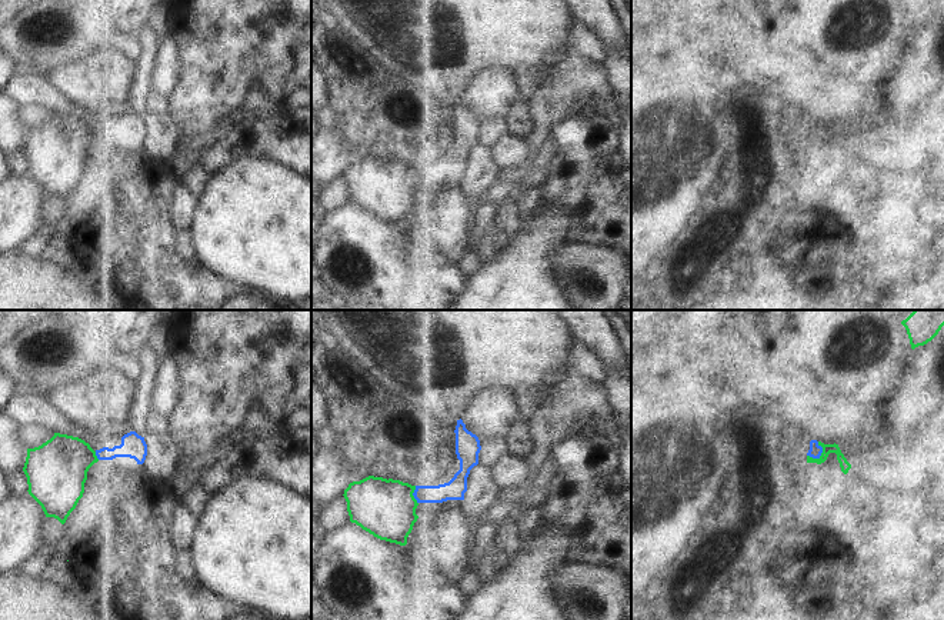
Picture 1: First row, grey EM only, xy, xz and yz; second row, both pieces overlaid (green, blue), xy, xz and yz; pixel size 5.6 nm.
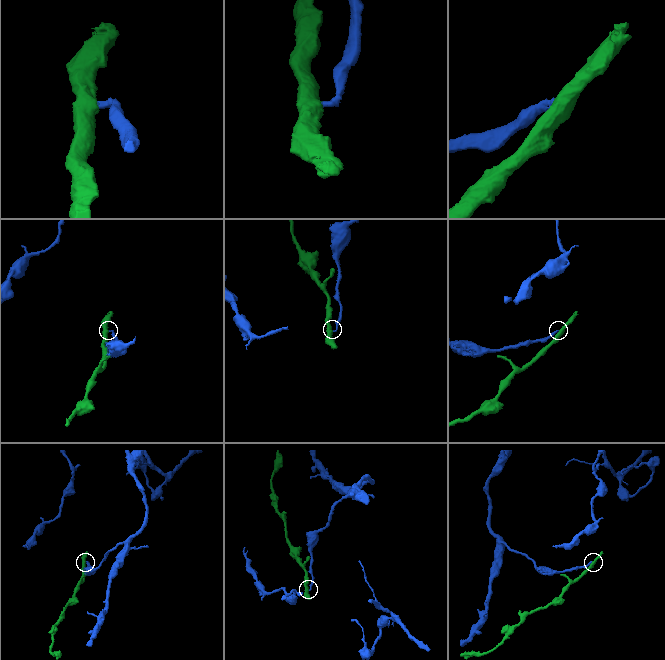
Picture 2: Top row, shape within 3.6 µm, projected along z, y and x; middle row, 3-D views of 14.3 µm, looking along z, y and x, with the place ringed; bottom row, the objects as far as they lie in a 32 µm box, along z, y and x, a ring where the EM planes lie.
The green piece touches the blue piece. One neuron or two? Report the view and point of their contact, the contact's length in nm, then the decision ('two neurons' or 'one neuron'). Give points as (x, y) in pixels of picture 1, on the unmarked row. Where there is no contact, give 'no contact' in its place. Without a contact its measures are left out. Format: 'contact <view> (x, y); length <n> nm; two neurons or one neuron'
contact yz (821, 134); length 110 nm; two neurons

